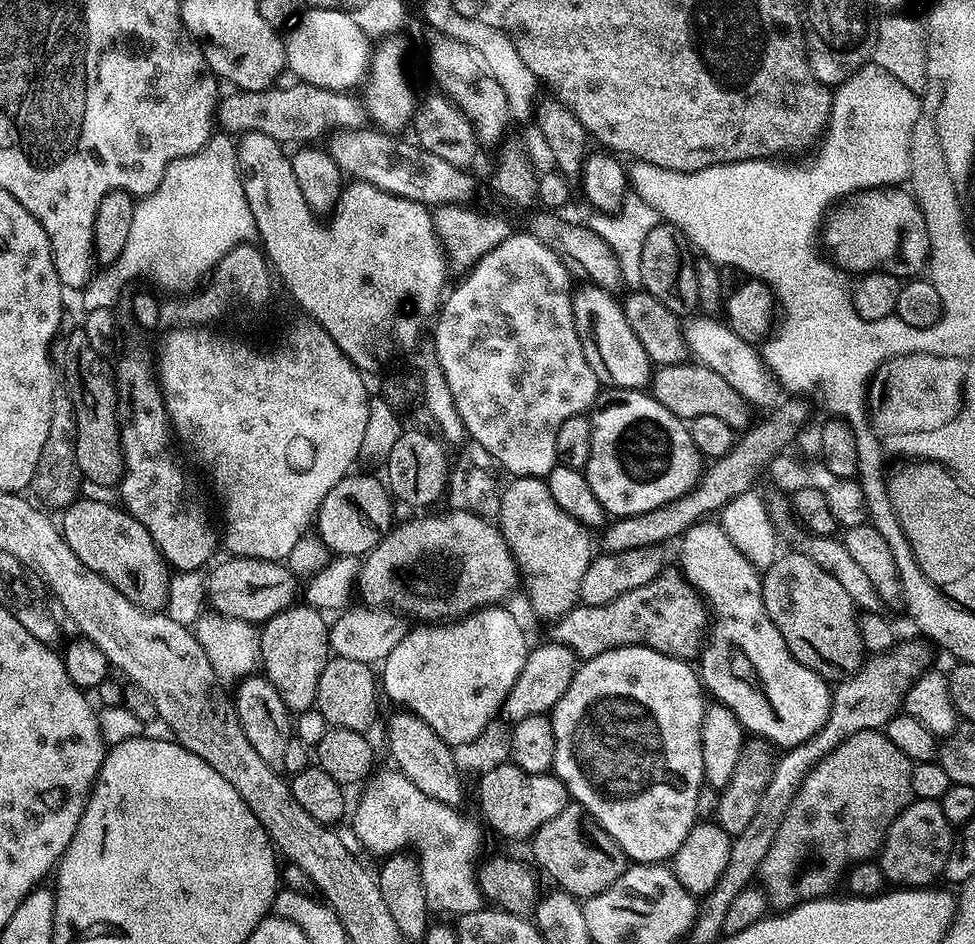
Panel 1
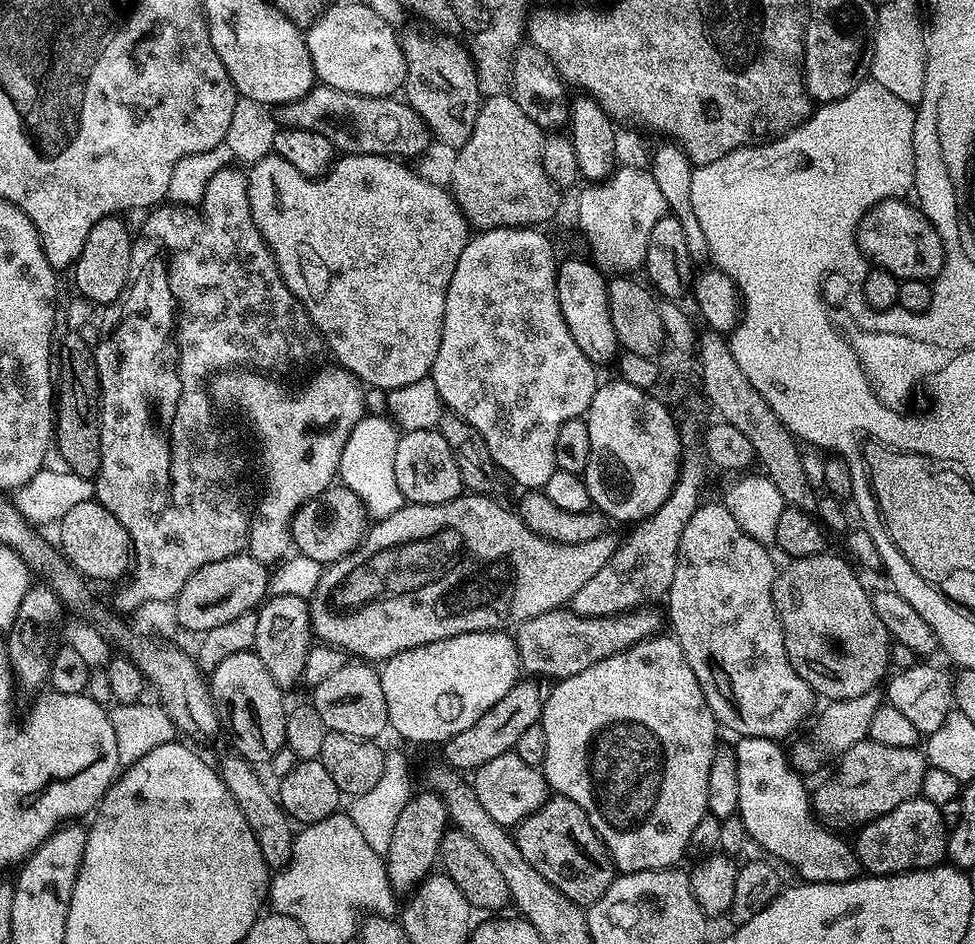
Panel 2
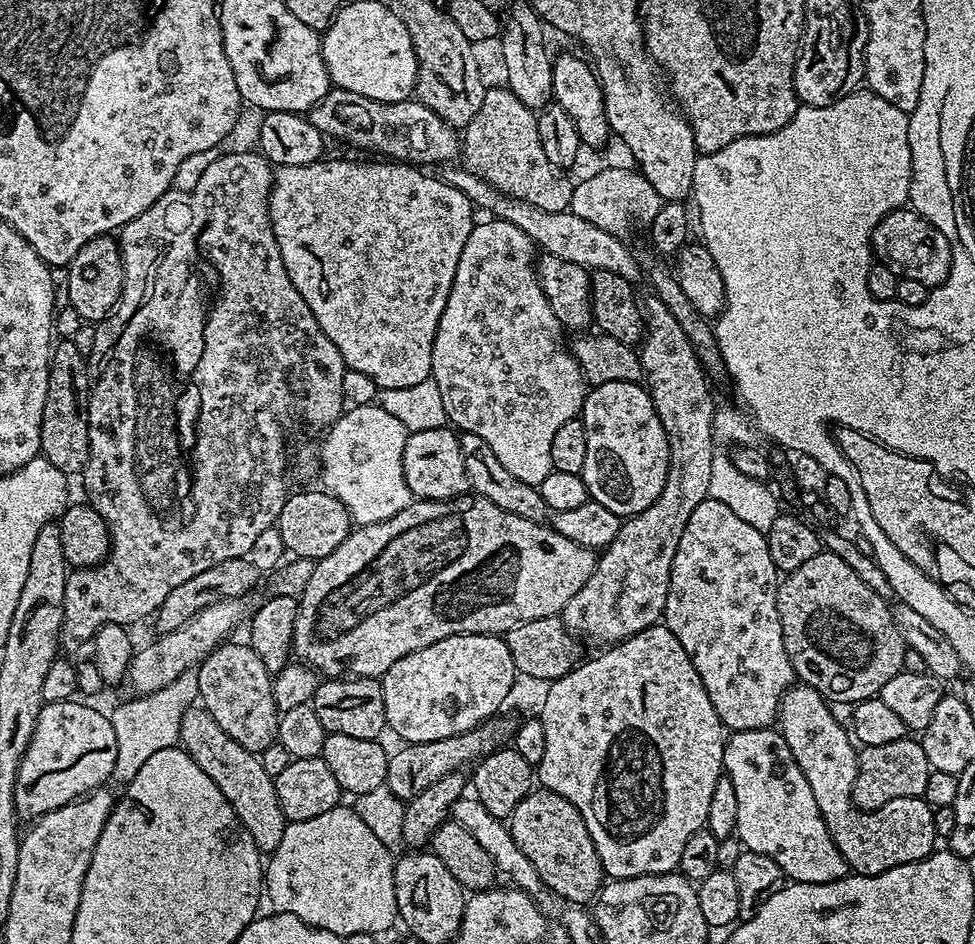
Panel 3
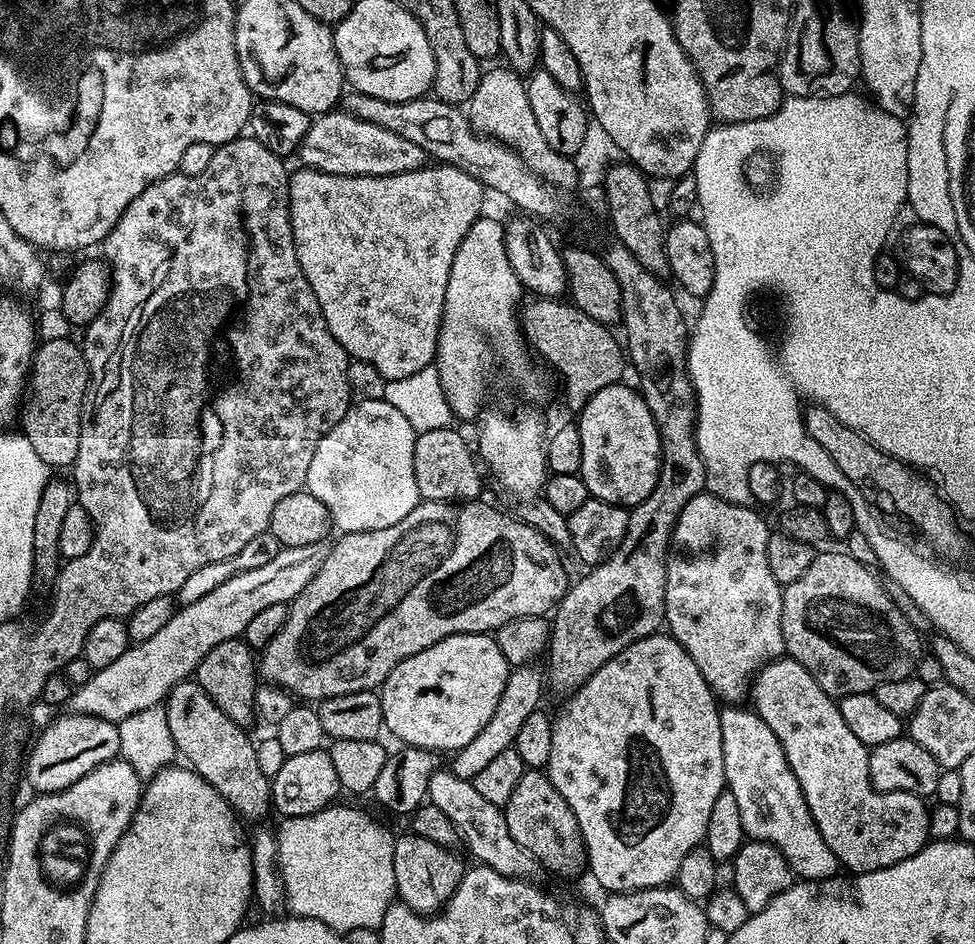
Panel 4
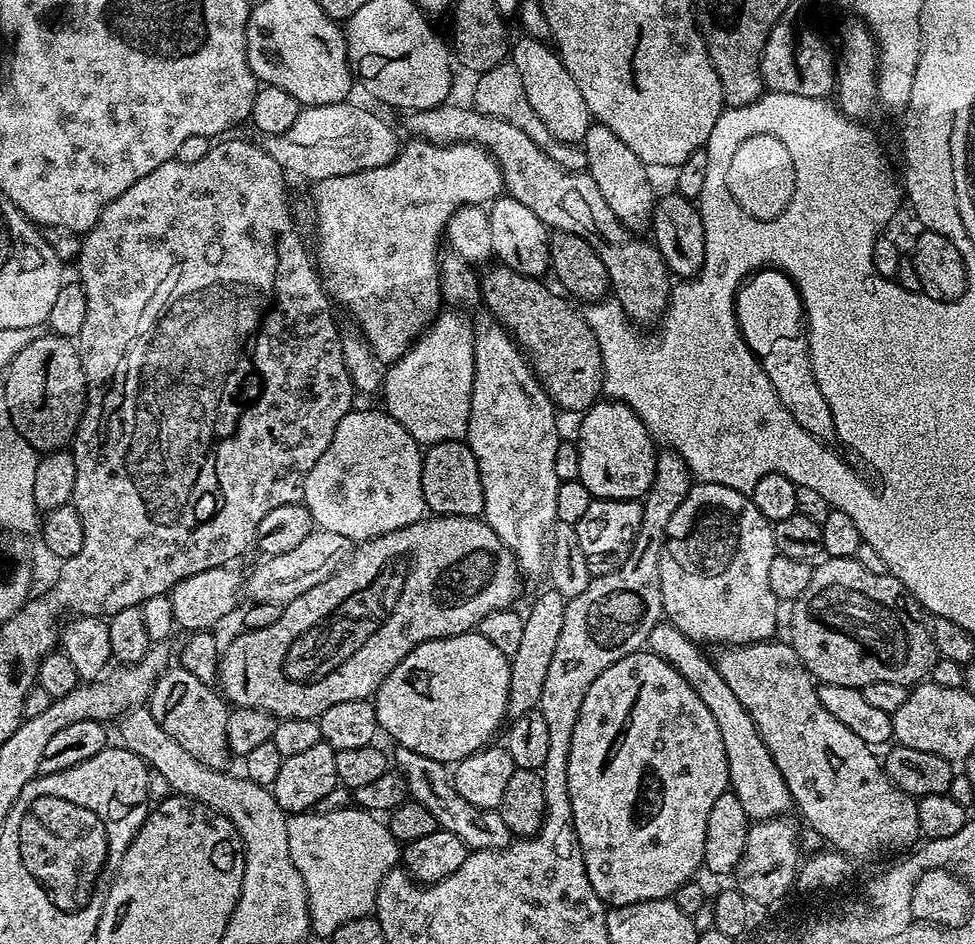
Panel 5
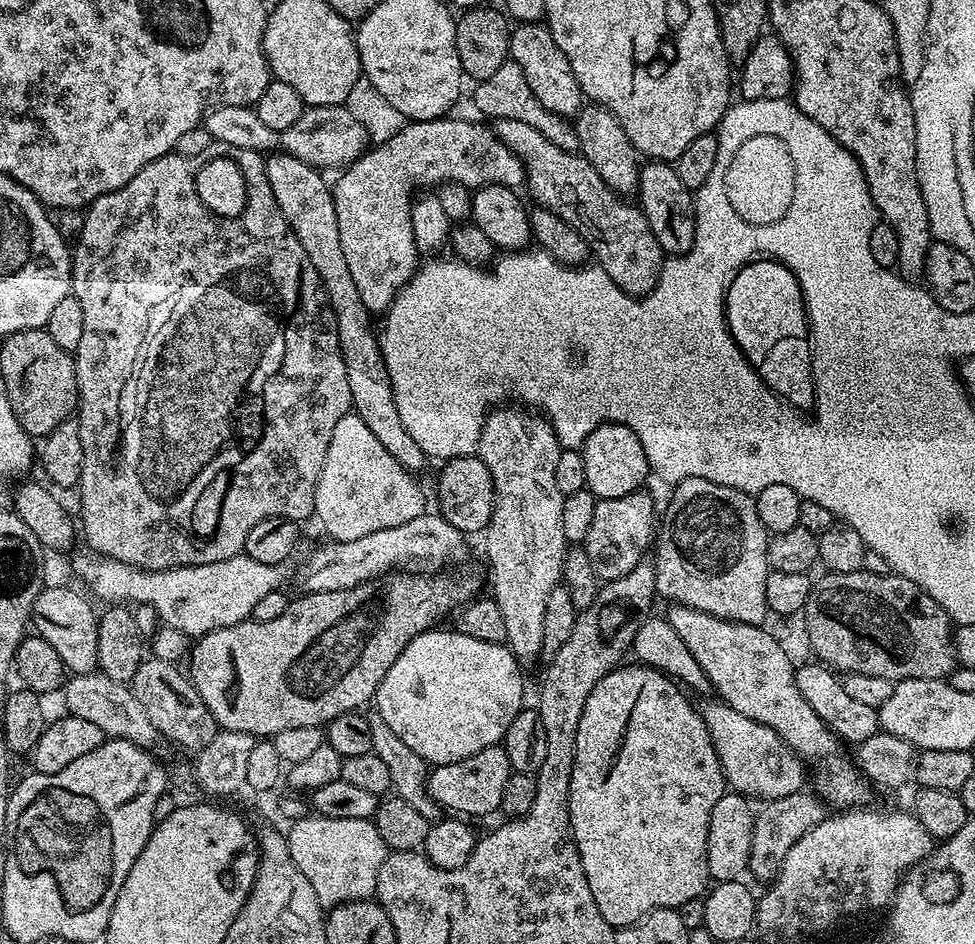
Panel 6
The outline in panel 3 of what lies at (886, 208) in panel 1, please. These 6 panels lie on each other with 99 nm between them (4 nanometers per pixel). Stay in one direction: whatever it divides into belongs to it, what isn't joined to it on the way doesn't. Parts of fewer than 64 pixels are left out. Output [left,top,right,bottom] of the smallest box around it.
[872,206,952,290]

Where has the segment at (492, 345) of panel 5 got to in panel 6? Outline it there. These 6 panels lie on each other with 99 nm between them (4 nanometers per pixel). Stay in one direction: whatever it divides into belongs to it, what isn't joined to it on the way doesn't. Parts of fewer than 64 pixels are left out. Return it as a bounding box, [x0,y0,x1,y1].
[477,407,568,660]

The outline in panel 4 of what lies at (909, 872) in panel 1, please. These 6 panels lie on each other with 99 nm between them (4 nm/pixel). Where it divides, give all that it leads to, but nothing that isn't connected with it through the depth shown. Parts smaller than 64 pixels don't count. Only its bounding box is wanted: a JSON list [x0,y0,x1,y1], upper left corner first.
[750,658,929,873]

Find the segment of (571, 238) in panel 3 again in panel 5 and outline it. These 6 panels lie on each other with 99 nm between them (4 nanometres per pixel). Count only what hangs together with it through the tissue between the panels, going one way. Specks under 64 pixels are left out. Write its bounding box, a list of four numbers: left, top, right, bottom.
[262,100,400,183]

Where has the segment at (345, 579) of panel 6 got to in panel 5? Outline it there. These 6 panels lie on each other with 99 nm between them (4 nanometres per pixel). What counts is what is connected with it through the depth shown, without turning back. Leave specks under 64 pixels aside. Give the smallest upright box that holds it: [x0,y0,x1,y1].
[246,530,354,605]

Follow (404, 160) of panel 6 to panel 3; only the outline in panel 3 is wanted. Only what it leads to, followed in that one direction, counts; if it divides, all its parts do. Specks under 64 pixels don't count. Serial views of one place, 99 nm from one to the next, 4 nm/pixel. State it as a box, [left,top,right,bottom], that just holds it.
[268,158,474,389]

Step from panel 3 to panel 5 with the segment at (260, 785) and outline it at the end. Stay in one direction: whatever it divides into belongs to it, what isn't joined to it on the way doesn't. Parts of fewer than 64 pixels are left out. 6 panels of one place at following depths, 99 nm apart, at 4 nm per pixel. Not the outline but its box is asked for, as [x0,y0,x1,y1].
[148,667,232,769]

